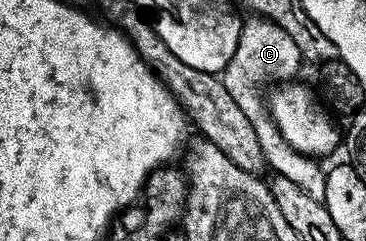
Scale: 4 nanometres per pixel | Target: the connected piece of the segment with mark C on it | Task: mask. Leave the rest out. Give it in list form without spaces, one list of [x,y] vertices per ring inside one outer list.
[[[247,18],[243,20],[243,29],[241,38],[237,42],[237,50],[233,50],[233,58],[229,62],[229,66],[223,69],[221,79],[225,90],[229,90],[229,94],[233,94],[233,102],[237,102],[237,106],[241,106],[241,114],[245,114],[245,118],[249,118],[253,130],[256,131],[257,141],[264,151],[266,163],[271,168],[275,167],[274,171],[278,175],[289,178],[297,186],[301,186],[301,190],[313,194],[313,198],[322,200],[325,194],[325,172],[322,167],[319,169],[320,161],[303,156],[297,150],[293,150],[289,146],[289,142],[285,142],[285,138],[279,133],[279,127],[271,119],[264,97],[263,100],[259,97],[263,92],[263,84],[269,83],[270,80],[287,82],[298,77],[295,75],[299,72],[299,64],[303,63],[304,58],[297,50],[297,42],[293,42],[293,38],[289,38],[289,34],[285,34],[285,30],[281,30],[281,26],[277,26],[271,20]]]

